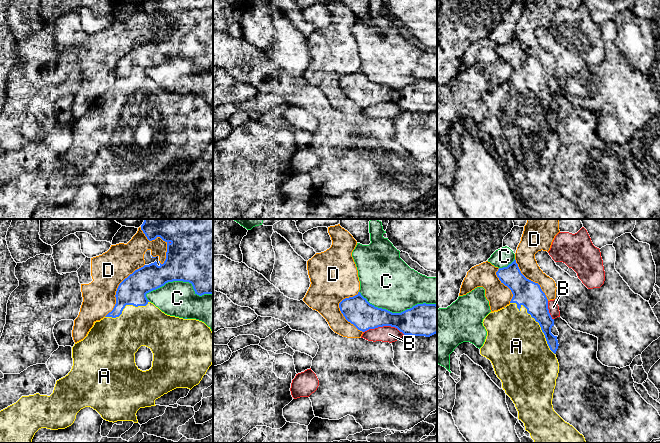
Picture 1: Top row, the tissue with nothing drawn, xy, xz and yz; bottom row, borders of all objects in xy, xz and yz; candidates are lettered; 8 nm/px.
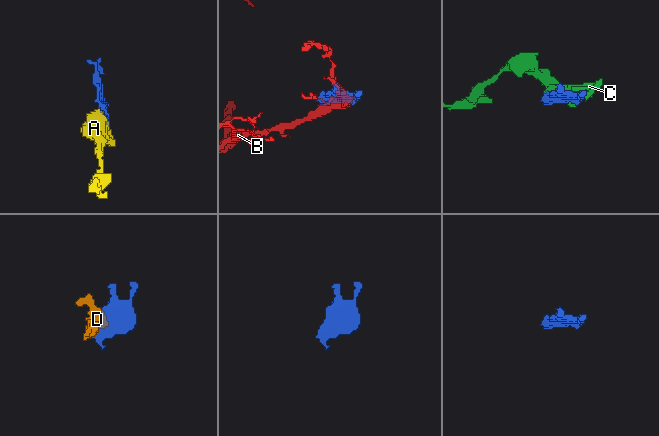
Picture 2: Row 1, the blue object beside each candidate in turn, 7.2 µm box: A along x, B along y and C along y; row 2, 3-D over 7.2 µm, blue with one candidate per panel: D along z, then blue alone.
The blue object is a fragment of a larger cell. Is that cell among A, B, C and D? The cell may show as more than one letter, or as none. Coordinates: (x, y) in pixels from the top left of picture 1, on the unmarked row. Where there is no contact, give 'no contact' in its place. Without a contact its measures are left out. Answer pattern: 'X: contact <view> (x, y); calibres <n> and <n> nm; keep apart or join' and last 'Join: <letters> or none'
A: contact yz (538, 98); calibres 200 and 480 nm; join
B: contact xz (384, 101); calibres 220 and 130 nm; keep apart
C: contact xy (180, 56); calibres 480 and 280 nm; keep apart
D: contact xy (117, 64); calibres 220 and 280 nm; keep apart
Join: A

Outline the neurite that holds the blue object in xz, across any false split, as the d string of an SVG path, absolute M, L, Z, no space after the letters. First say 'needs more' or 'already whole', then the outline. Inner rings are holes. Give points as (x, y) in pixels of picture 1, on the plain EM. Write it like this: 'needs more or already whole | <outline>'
already whole | M360 68L343 75L339 84L345 95L365 108L383 102L397 104L404 111L430 113L437 109L437 81L417 80L401 89L375 83Z

